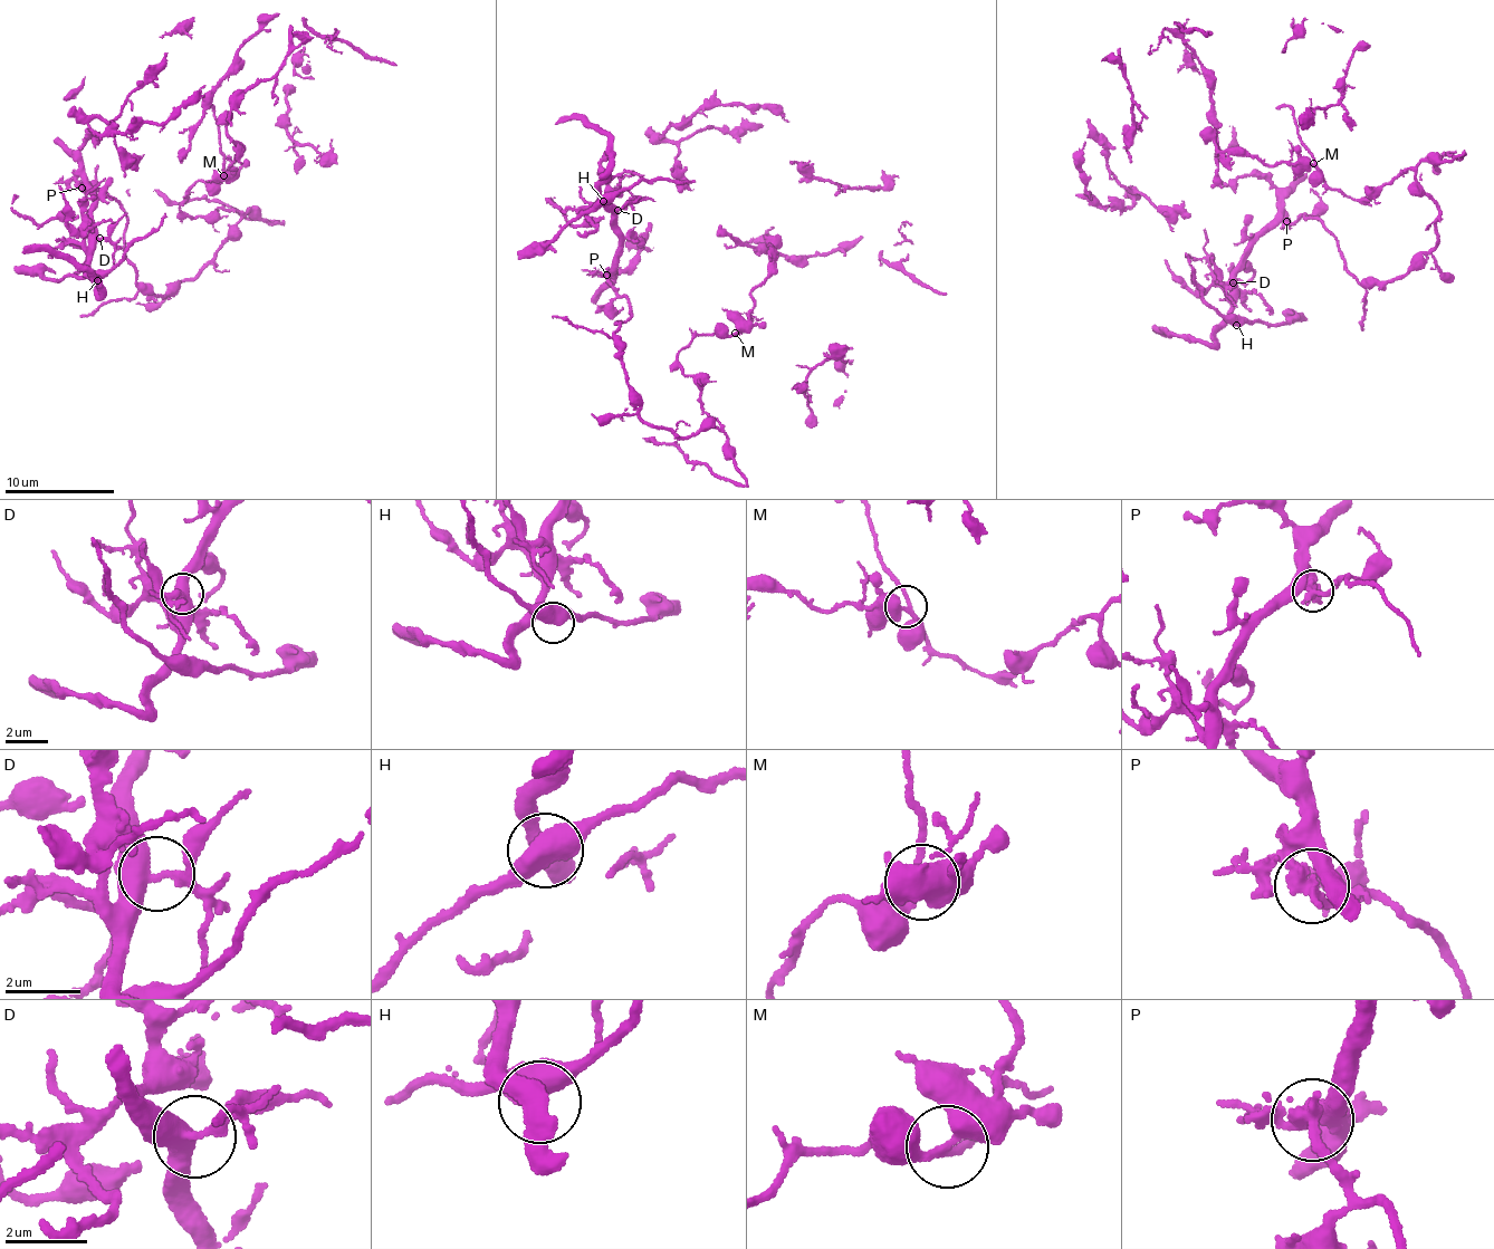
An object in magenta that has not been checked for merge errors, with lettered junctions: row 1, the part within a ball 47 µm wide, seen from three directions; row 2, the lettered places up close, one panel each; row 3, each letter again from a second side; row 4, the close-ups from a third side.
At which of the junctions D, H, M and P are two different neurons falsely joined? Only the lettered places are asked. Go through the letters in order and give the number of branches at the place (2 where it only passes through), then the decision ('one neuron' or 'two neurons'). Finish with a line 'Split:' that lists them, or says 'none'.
D: 3 branches meet; one neuron
H: 2 branches meet; one neuron
M: 3 branches meet; one neuron
P: 3 branches meet; two neurons
Split: P

